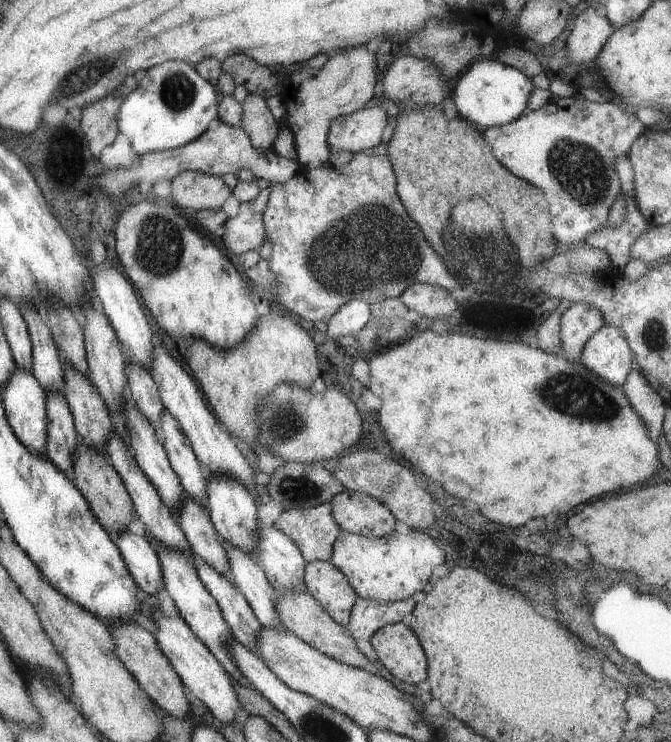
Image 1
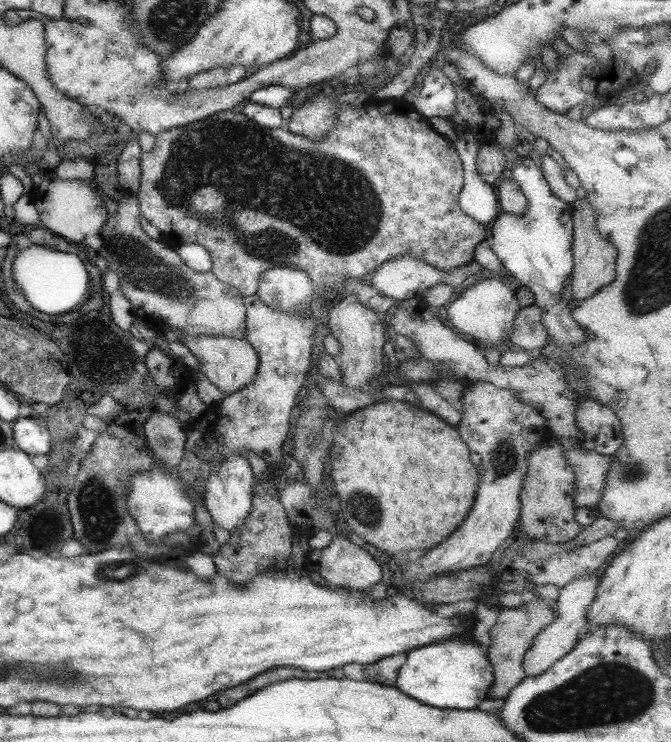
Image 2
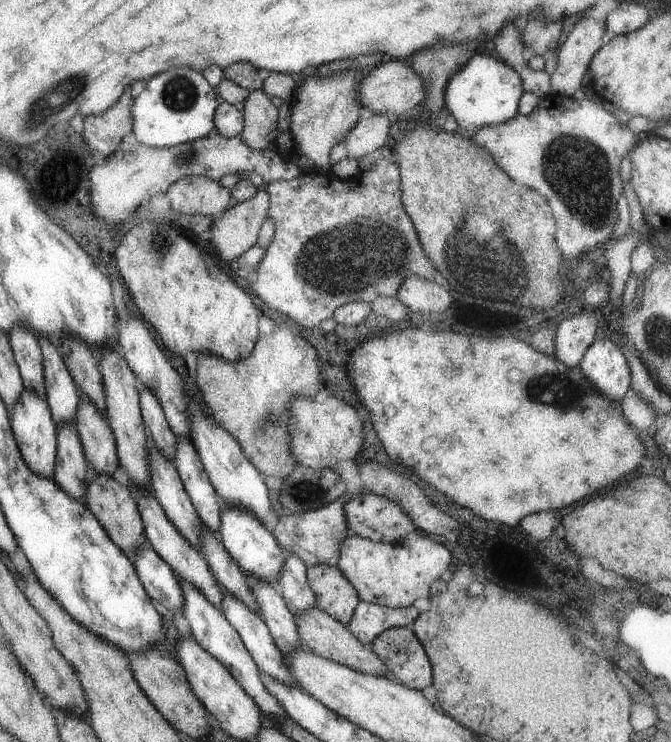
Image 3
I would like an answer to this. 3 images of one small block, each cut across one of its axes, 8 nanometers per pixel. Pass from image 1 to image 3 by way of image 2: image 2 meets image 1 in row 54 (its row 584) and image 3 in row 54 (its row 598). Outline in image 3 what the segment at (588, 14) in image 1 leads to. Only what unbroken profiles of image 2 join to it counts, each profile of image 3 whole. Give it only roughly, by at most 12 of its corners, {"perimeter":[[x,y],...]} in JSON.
{"perimeter":[[579,16],[558,48],[551,94],[580,88],[605,38],[603,23]]}

